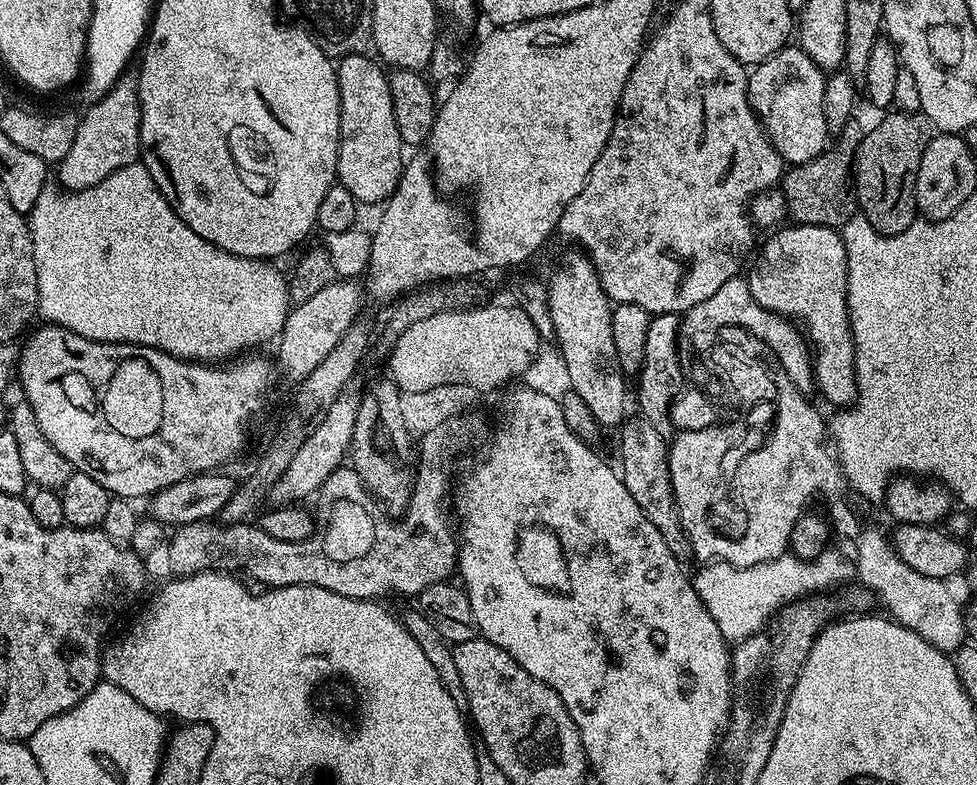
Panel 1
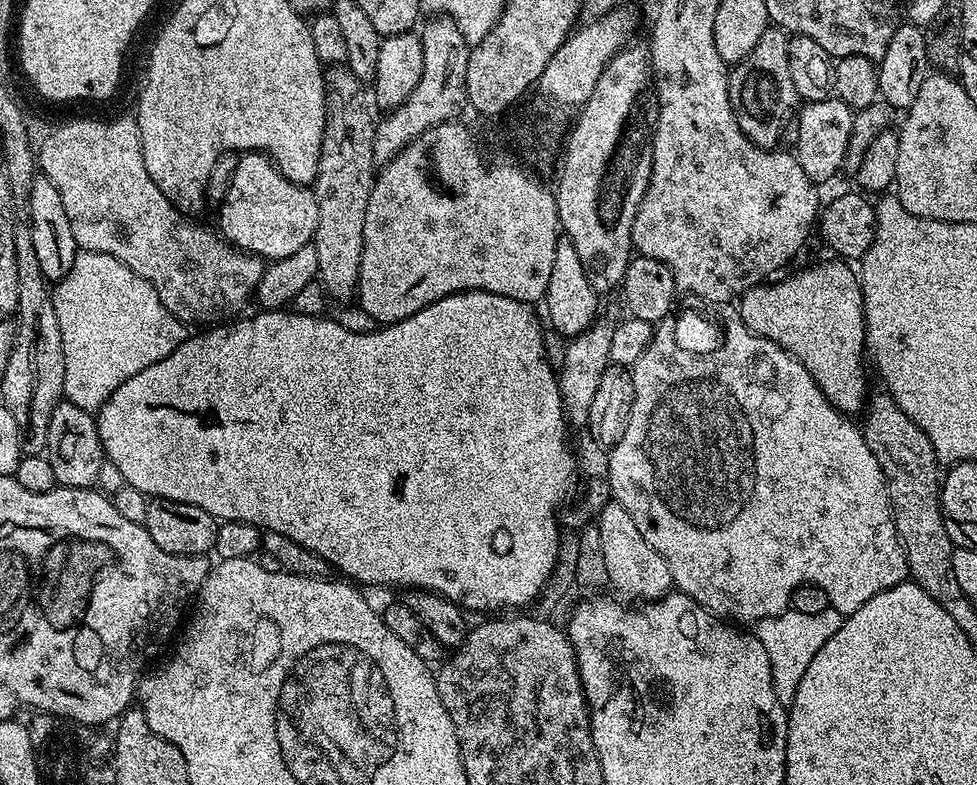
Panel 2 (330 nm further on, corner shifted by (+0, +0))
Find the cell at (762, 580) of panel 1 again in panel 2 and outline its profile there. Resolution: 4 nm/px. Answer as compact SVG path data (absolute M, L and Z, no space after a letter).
M824 606L821 612L809 610L806 614L798 614L789 610L771 616L765 620L755 621L754 634L758 642L766 650L766 658L770 658L770 670L774 682L774 694L778 694L778 702L785 706L791 705L794 694L798 694L798 682L802 682L802 674L806 674L806 666L814 659L814 654L838 634L844 624L844 616L831 606Z

